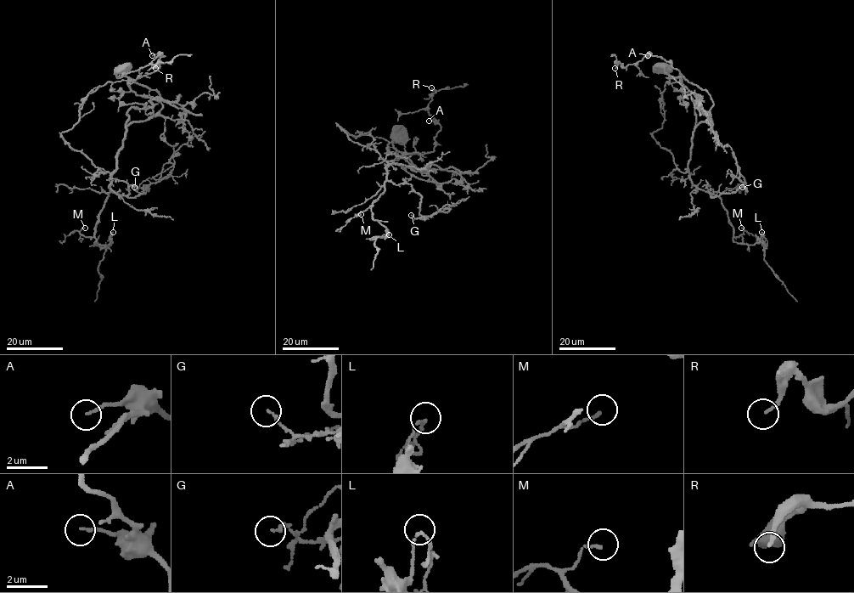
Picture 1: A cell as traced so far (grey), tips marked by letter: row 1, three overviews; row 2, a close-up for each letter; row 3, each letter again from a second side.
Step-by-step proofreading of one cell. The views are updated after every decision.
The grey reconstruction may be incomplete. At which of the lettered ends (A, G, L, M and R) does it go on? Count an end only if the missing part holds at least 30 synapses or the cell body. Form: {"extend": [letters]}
{"extend": []}

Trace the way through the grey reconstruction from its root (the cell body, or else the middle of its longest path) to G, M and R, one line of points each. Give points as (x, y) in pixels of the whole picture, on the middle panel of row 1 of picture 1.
G: (401, 137), (393, 146), (439, 184), (388, 162), (387, 178), (409, 183), (421, 196), (422, 217), (411, 215)
M: (401, 137), (392, 141), (393, 146), (439, 185), (415, 177), (390, 160), (384, 191), (356, 216), (361, 214)
R: (401, 137), (393, 146), (438, 186), (405, 156), (434, 150), (431, 87)

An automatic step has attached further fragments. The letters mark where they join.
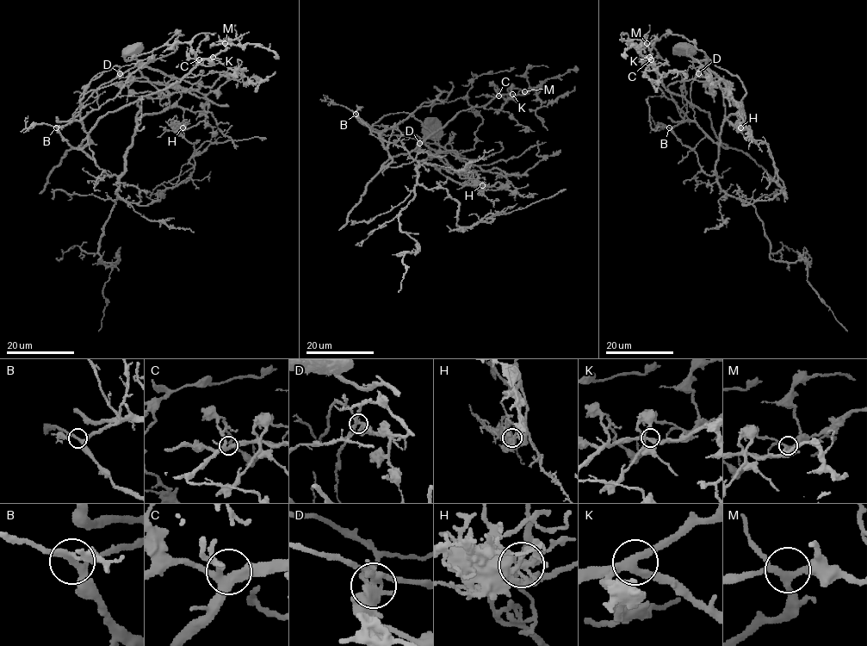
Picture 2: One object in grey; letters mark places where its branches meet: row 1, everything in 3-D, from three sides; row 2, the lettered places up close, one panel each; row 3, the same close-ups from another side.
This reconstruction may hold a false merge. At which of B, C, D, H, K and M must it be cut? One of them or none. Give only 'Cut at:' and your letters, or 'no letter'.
Cut at: D

